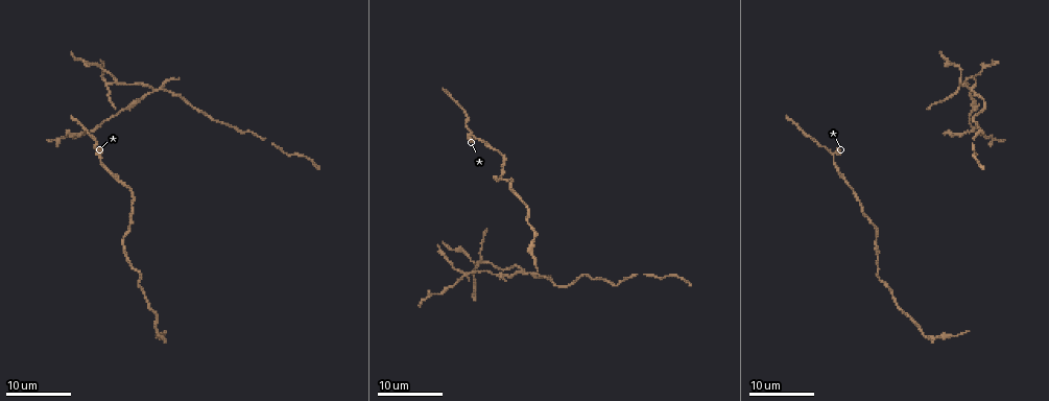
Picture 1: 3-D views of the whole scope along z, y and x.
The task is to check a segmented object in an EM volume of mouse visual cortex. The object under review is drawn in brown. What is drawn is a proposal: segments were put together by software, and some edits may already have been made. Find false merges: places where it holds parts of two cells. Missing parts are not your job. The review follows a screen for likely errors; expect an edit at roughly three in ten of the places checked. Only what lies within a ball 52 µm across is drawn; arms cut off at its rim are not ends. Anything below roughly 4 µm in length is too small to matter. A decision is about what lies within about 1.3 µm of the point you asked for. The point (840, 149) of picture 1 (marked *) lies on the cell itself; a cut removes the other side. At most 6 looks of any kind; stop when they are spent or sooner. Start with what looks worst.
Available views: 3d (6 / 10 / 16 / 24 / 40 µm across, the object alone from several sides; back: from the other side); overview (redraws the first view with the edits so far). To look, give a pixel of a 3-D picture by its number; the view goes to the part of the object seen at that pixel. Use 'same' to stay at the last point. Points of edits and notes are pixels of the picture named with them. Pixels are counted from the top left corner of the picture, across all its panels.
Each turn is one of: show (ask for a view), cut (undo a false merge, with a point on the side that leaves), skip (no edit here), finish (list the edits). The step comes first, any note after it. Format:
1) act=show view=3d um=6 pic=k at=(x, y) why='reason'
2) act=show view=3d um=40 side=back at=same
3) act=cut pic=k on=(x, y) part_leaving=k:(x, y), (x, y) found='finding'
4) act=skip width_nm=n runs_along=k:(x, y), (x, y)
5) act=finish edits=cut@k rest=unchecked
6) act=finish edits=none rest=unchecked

act=show view=3d um=24 pic=1 at=(99, 155) why='thin arm on a thick one'

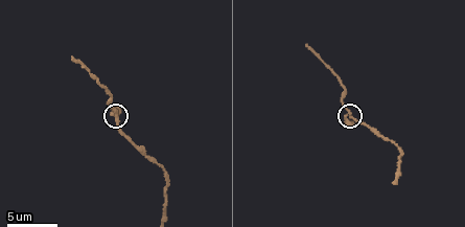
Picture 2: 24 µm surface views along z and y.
act=show view=3d um=10 pic=2 at=(115, 117) why='closer look'

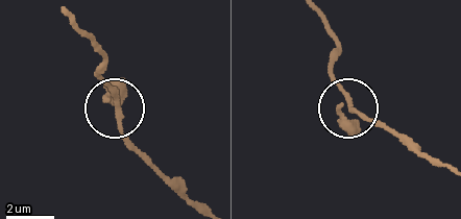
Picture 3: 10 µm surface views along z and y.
act=show view=3d um=10 side=back pic=3 at=(120, 108)

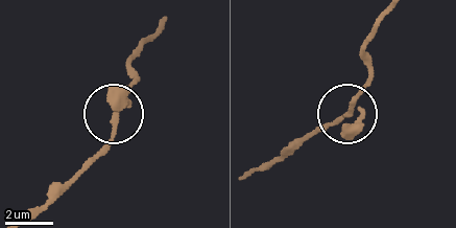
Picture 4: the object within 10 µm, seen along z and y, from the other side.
act=skip arms=3 found='one cell here'

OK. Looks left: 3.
act=show view=3d um=24 pic=1 at=(154, 91) why='two arms in line, one across'

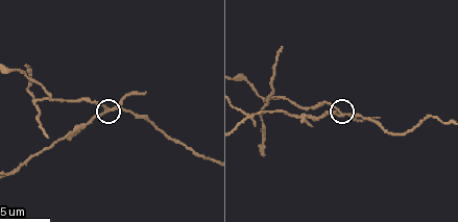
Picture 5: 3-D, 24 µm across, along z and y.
act=show view=3d um=10 pic=5 at=(343, 115)

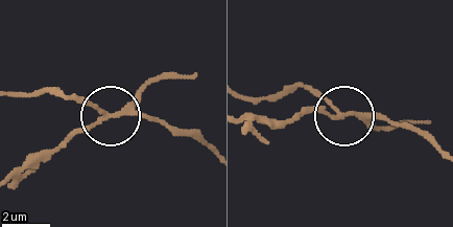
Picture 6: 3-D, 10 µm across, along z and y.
act=cut pic=6 on=(86, 127) part_leaving=6:(115, 113), (75, 129), (16, 173) found='two cells meet here'

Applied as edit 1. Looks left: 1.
act=finish edits=cut@6 rest=unchecked

